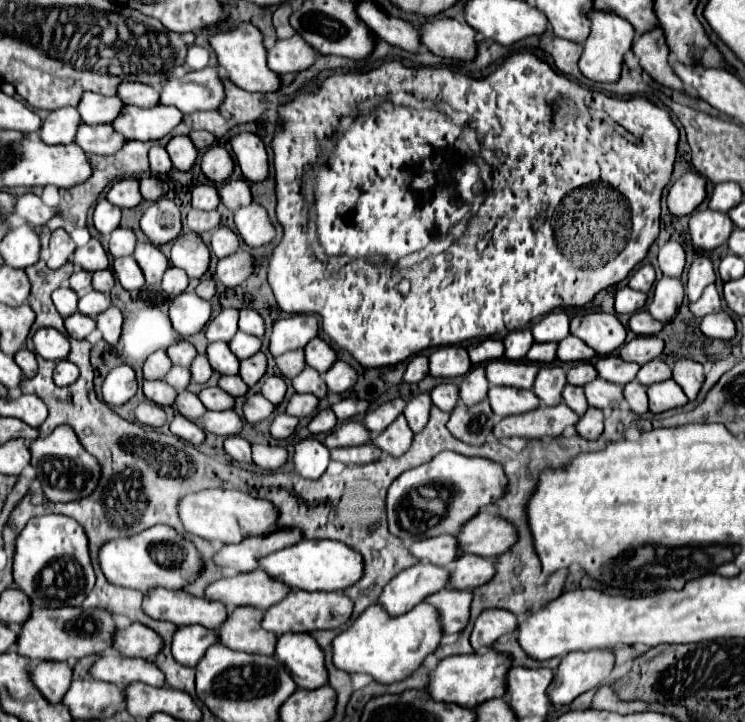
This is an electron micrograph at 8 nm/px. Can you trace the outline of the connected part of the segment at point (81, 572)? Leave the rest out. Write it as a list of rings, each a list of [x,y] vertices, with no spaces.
[[[60,514],[32,518],[16,538],[14,582],[32,600],[34,608],[82,606],[96,582],[84,528]]]

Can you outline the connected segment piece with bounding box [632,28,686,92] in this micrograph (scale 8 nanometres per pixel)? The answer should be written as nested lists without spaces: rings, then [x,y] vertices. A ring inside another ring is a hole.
[[[654,28],[652,32],[646,32],[634,40],[632,52],[640,58],[640,66],[646,74],[650,74],[658,84],[676,90],[676,92],[686,92],[680,78],[674,74],[668,56],[670,48],[664,40],[662,28]]]

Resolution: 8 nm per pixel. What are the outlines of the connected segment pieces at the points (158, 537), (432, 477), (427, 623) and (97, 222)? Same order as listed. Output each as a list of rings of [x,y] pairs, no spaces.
[[[152,526],[142,534],[104,544],[100,550],[100,566],[110,584],[148,594],[152,588],[164,586],[168,590],[182,590],[184,586],[192,584],[202,570],[202,556],[192,540],[186,540],[174,528]]]
[[[440,452],[430,462],[406,470],[388,490],[388,526],[402,540],[424,540],[438,534],[456,534],[480,512],[506,494],[506,474],[500,464],[488,458],[468,458],[456,452]]]
[[[422,602],[402,616],[388,616],[380,604],[366,608],[360,618],[332,642],[334,666],[344,672],[370,674],[380,684],[392,684],[406,680],[418,670],[428,654],[432,654],[442,638],[440,614],[432,604]]]
[[[106,198],[98,200],[96,208],[94,208],[94,226],[100,234],[108,236],[112,230],[116,230],[120,226],[120,208],[116,208],[114,204],[110,204]]]

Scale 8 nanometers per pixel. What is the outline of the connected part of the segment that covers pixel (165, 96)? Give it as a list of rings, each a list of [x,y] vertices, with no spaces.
[[[202,68],[192,72],[192,80],[168,80],[160,92],[160,102],[176,106],[182,114],[216,110],[224,102],[224,82],[216,68]]]

